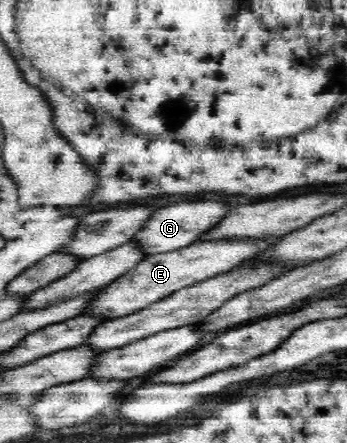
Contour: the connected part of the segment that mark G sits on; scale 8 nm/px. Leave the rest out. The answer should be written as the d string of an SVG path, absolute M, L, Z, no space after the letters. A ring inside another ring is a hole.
M201 199L181 201L175 205L165 206L157 209L131 240L141 246L141 250L145 252L145 257L149 254L164 254L168 251L175 251L197 242L201 235L212 231L213 227L217 227L217 223L227 215L227 211L231 207L231 204L222 200L219 202L218 200Z

